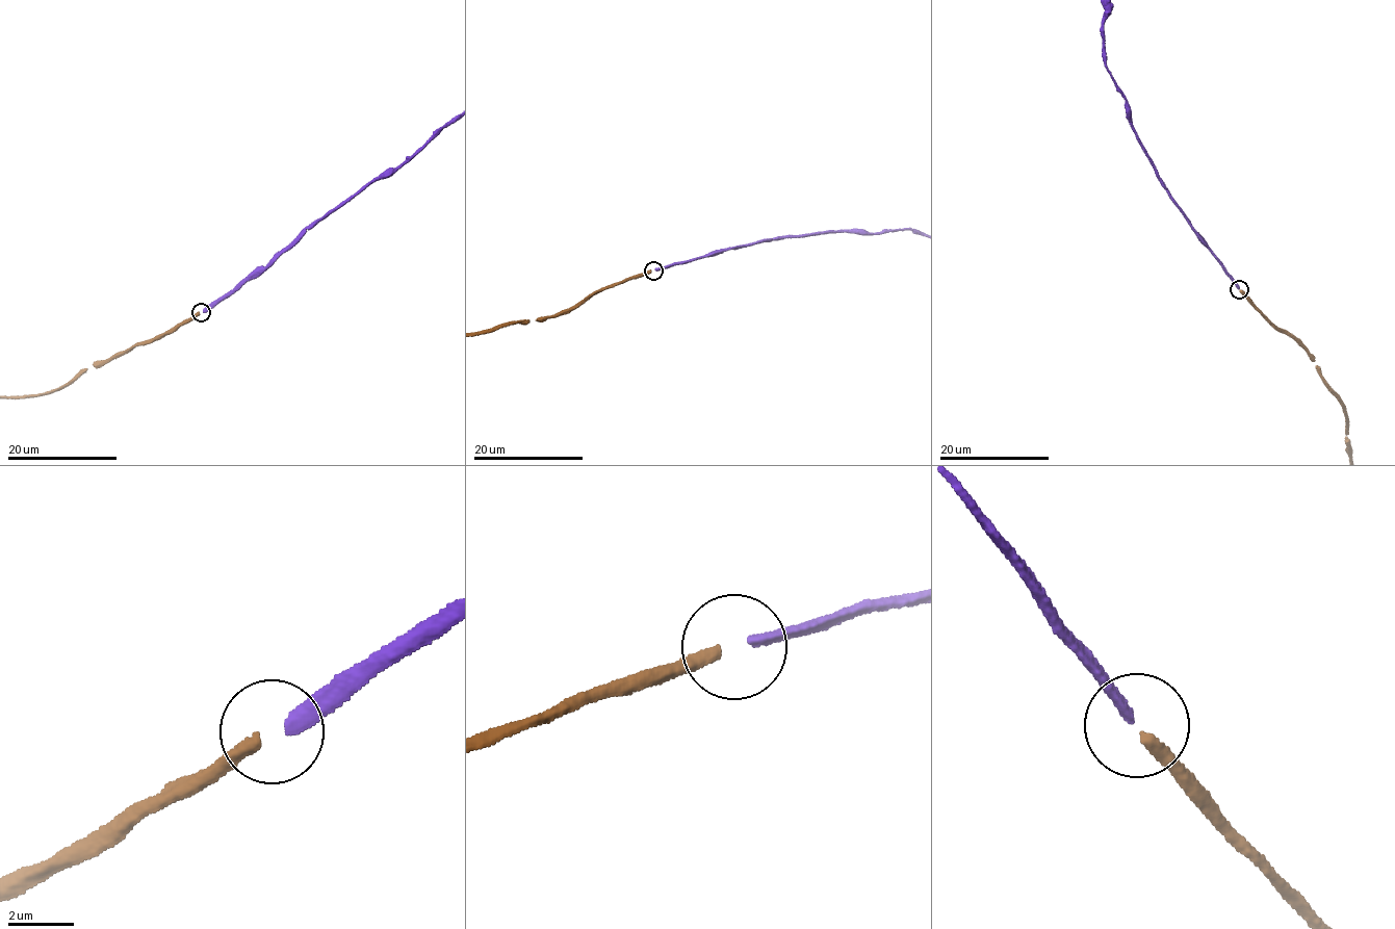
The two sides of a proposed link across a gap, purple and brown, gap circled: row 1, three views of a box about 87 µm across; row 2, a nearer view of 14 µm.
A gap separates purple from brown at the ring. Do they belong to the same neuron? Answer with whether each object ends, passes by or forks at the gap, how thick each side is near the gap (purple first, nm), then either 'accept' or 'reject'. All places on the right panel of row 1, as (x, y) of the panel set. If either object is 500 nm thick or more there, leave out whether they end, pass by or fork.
purple ends; brown ends; calibres 380 and 360 nm; accept

